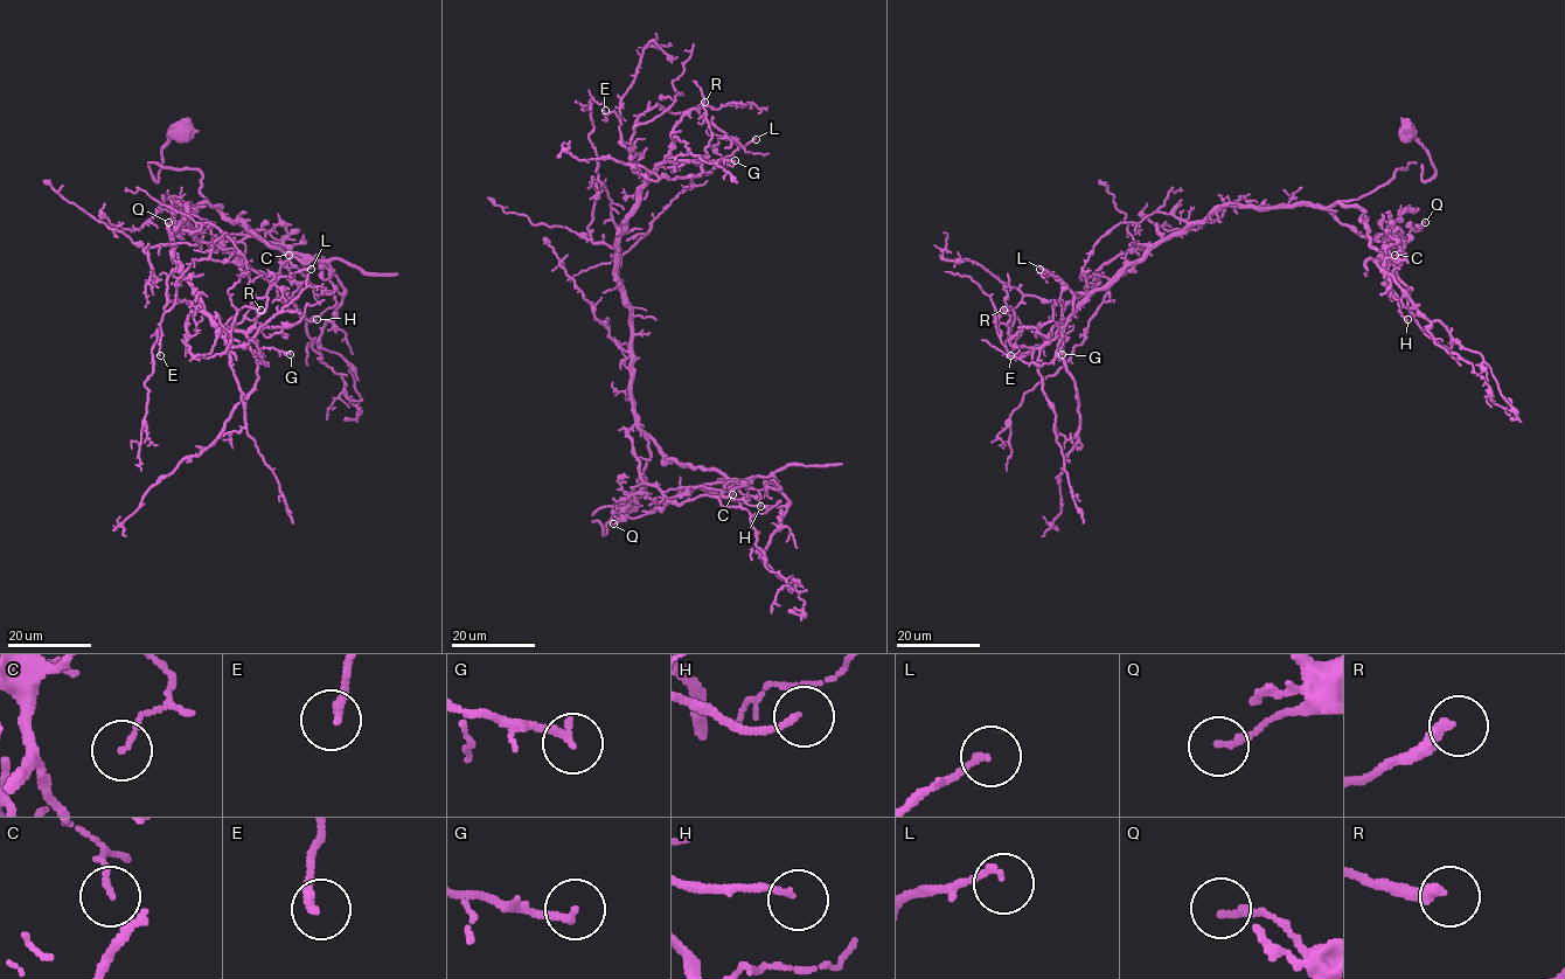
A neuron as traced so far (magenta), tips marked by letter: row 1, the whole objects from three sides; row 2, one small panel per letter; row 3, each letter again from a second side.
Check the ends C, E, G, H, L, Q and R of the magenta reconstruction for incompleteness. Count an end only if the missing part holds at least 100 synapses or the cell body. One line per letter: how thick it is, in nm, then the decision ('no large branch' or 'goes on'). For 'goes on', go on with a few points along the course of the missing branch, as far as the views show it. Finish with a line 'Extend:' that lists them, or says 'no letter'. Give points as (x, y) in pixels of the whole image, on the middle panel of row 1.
C: 120 nm thick; no large branch
E: 200 nm thick; no large branch
G: 200 nm thick; no large branch
H: 130 nm thick; no large branch
L: 130 nm thick; no large branch
Q: 180 nm thick; no large branch
R: 320 nm thick; no large branch
Extend: no letter

